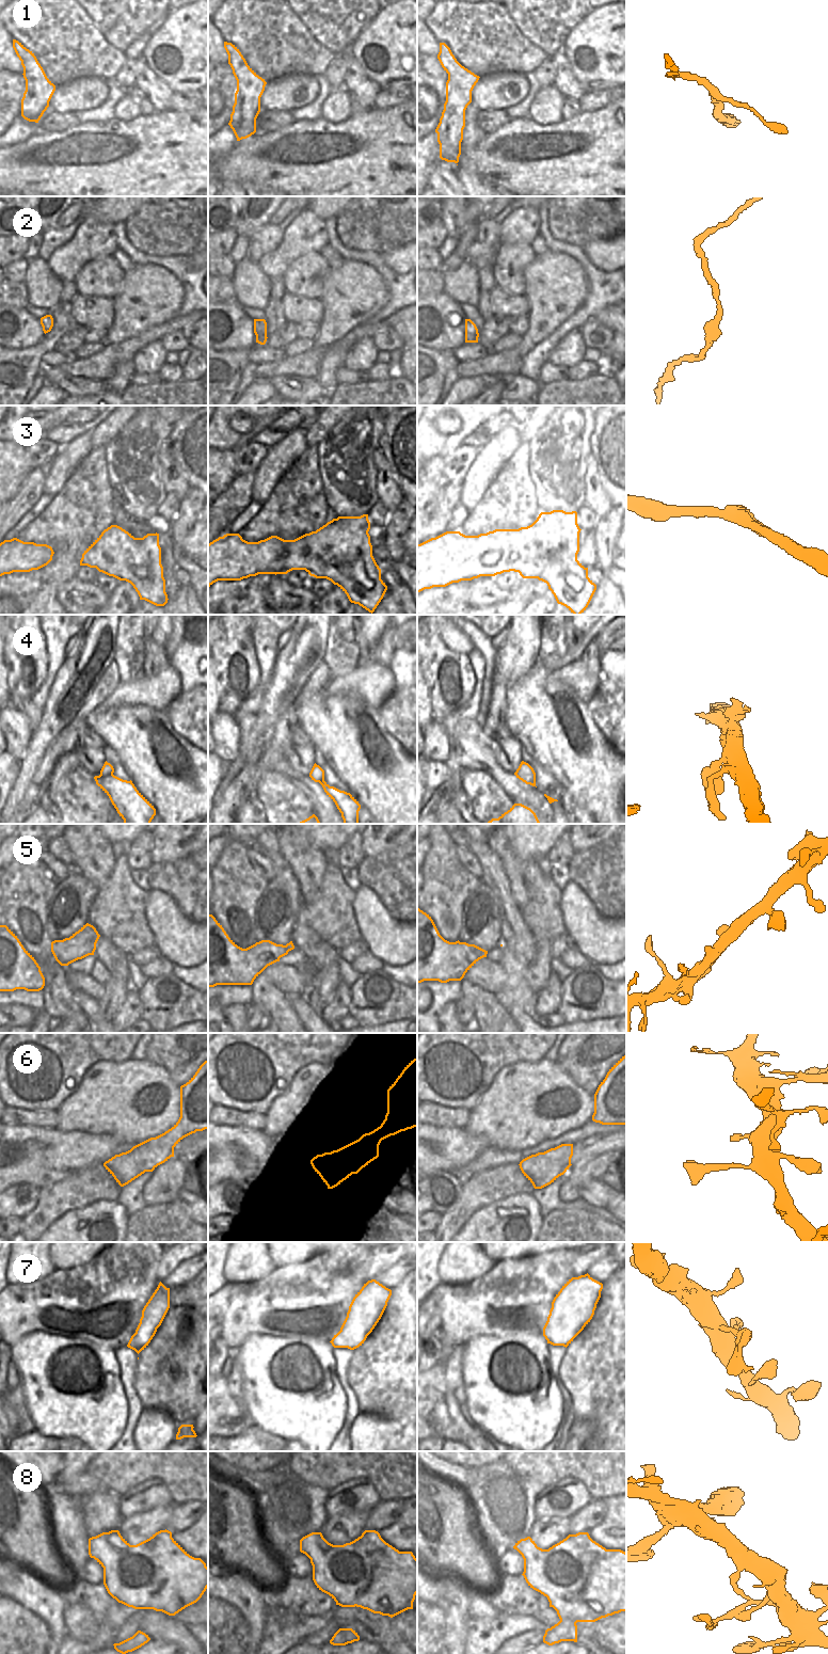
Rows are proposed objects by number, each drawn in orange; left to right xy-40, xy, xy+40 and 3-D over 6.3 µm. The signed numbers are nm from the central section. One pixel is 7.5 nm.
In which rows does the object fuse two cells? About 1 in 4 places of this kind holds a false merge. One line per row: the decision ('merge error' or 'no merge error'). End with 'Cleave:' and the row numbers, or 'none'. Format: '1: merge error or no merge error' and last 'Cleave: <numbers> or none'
1: no merge error
2: no merge error
3: no merge error
4: no merge error
5: no merge error
6: no merge error
7: merge error
8: merge error
Cleave: 7, 8

